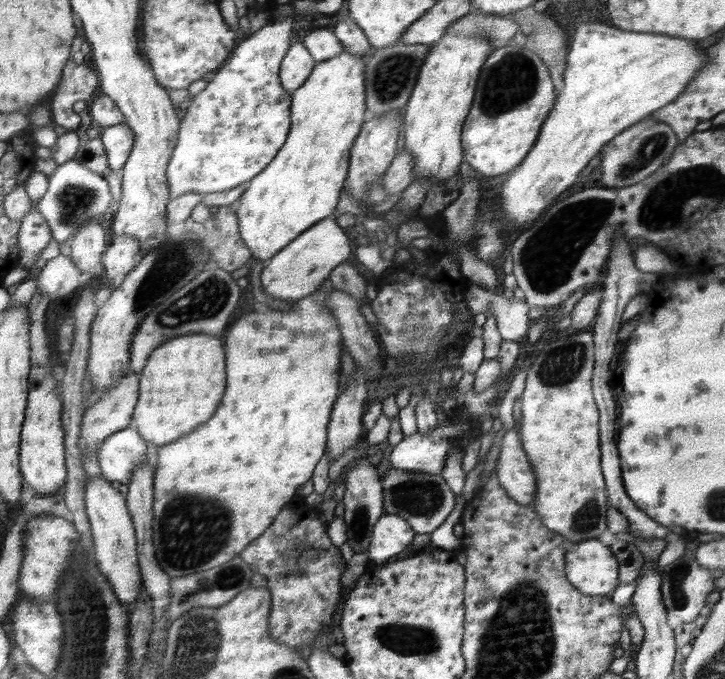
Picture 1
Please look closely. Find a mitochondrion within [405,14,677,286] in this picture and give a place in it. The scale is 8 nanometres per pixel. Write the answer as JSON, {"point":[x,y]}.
{"point":[514,78]}

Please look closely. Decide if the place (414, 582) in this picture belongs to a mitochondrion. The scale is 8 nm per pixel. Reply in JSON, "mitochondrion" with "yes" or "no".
{"mitochondrion":"no"}

